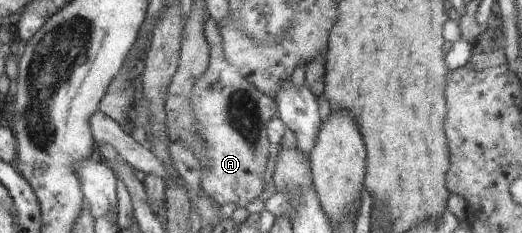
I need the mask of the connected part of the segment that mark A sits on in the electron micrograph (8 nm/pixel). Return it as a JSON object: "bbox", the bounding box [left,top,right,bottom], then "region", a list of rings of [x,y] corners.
{"bbox":[190,17,278,208],"region":[[[210,17],[204,23],[204,37],[209,45],[208,69],[194,81],[190,97],[190,107],[198,121],[198,133],[202,133],[208,157],[201,189],[220,206],[234,203],[238,208],[246,208],[265,189],[264,175],[270,155],[266,126],[278,115],[278,109],[271,97],[260,93],[226,61],[220,27]]]}

